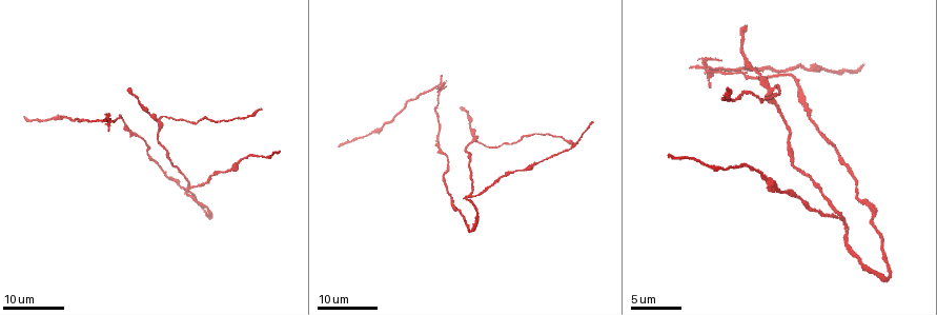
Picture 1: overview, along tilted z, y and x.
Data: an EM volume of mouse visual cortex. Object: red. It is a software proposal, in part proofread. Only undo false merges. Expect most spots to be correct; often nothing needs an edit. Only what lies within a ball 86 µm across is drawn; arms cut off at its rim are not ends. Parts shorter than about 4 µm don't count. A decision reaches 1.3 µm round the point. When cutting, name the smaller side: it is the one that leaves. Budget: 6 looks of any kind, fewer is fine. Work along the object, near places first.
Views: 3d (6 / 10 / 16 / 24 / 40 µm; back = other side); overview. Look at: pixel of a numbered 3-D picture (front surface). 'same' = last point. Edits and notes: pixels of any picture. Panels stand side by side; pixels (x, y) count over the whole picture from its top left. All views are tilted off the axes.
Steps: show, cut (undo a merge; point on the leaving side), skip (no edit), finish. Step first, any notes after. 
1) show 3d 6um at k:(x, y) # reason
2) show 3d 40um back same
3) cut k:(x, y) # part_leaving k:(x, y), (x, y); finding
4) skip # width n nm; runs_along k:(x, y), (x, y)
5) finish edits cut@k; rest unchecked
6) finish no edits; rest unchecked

show 3d 16um at 1:(769, 89) # three-way junction

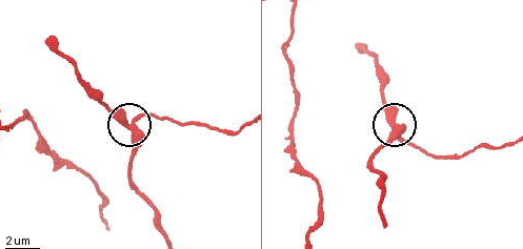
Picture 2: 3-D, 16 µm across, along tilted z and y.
show 3d 6um at 2:(133, 124)

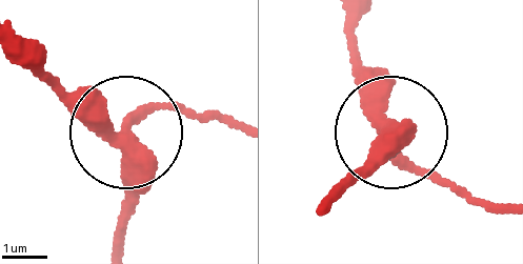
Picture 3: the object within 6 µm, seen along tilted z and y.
skip # continuous, no second cell

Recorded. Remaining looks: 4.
show 3d 24um at 1:(888, 271) # thick turns thin

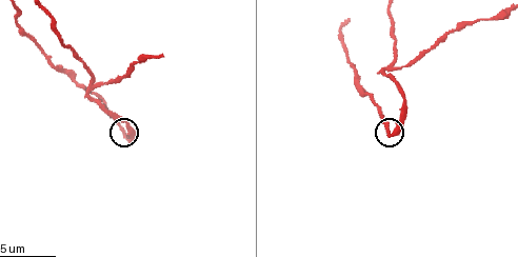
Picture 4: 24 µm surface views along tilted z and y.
show 3d 10um at 4:(124, 134) # closer look

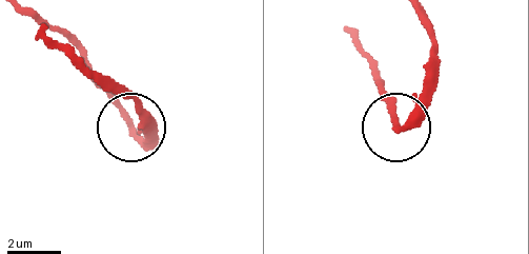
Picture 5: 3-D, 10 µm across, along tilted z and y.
skip # width 240 nm; runs_along 5:(365, 57), (400, 122), (429, 88); one cell here

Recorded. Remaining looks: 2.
show 3d 10um at 4:(97, 82) # arms part here

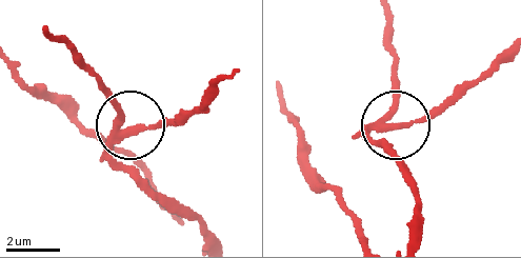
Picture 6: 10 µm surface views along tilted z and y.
cut 6:(152, 125) # width 230 nm; a second cell is stuck on

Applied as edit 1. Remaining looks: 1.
finish edits cut@6; rest unchecked

